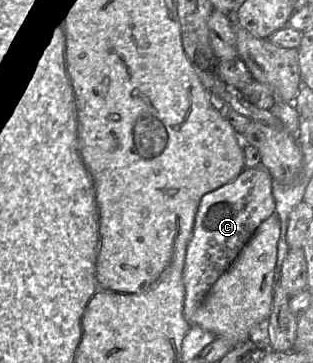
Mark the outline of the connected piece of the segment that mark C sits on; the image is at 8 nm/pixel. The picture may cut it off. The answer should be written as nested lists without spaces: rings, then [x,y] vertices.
[[[265,167],[245,168],[236,179],[201,198],[195,215],[192,236],[187,244],[182,272],[185,287],[183,316],[191,325],[193,325],[193,315],[209,289],[229,268],[259,225],[275,212],[272,182],[273,177]]]

